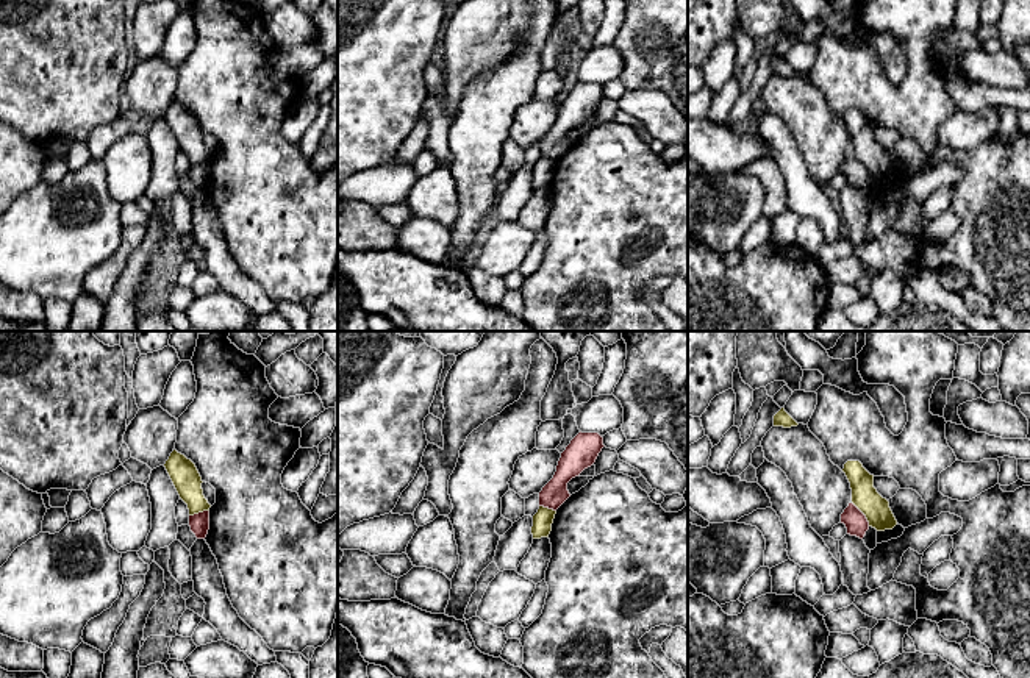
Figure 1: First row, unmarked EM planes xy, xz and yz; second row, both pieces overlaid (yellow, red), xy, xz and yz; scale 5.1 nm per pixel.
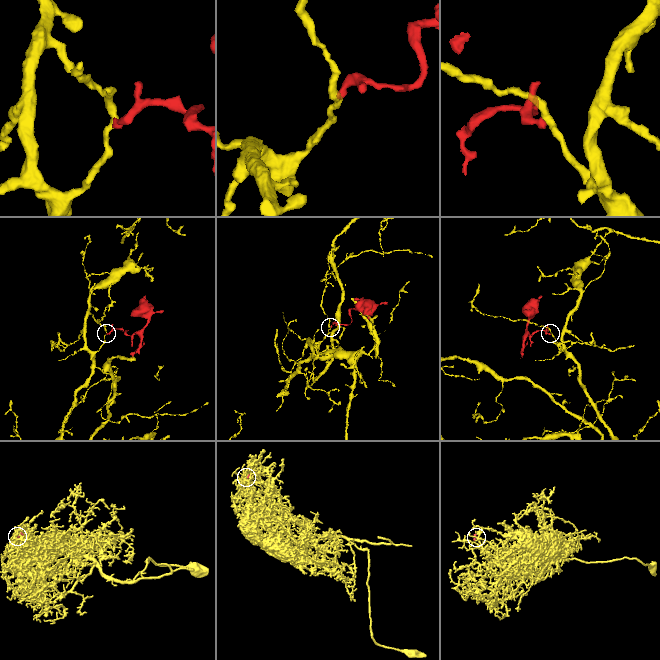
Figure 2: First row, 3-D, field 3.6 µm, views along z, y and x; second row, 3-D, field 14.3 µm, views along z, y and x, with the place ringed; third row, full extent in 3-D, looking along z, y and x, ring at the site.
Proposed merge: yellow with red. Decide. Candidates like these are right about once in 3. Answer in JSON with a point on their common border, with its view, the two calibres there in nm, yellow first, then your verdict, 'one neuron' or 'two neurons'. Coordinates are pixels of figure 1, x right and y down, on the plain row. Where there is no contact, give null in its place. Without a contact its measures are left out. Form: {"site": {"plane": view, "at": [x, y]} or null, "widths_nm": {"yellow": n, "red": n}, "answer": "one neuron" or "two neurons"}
{"site": {"plane": "yz", "at": [863, 163]}, "widths_nm": {"yellow": 140, "red": 120}, "answer": "two neurons"}

